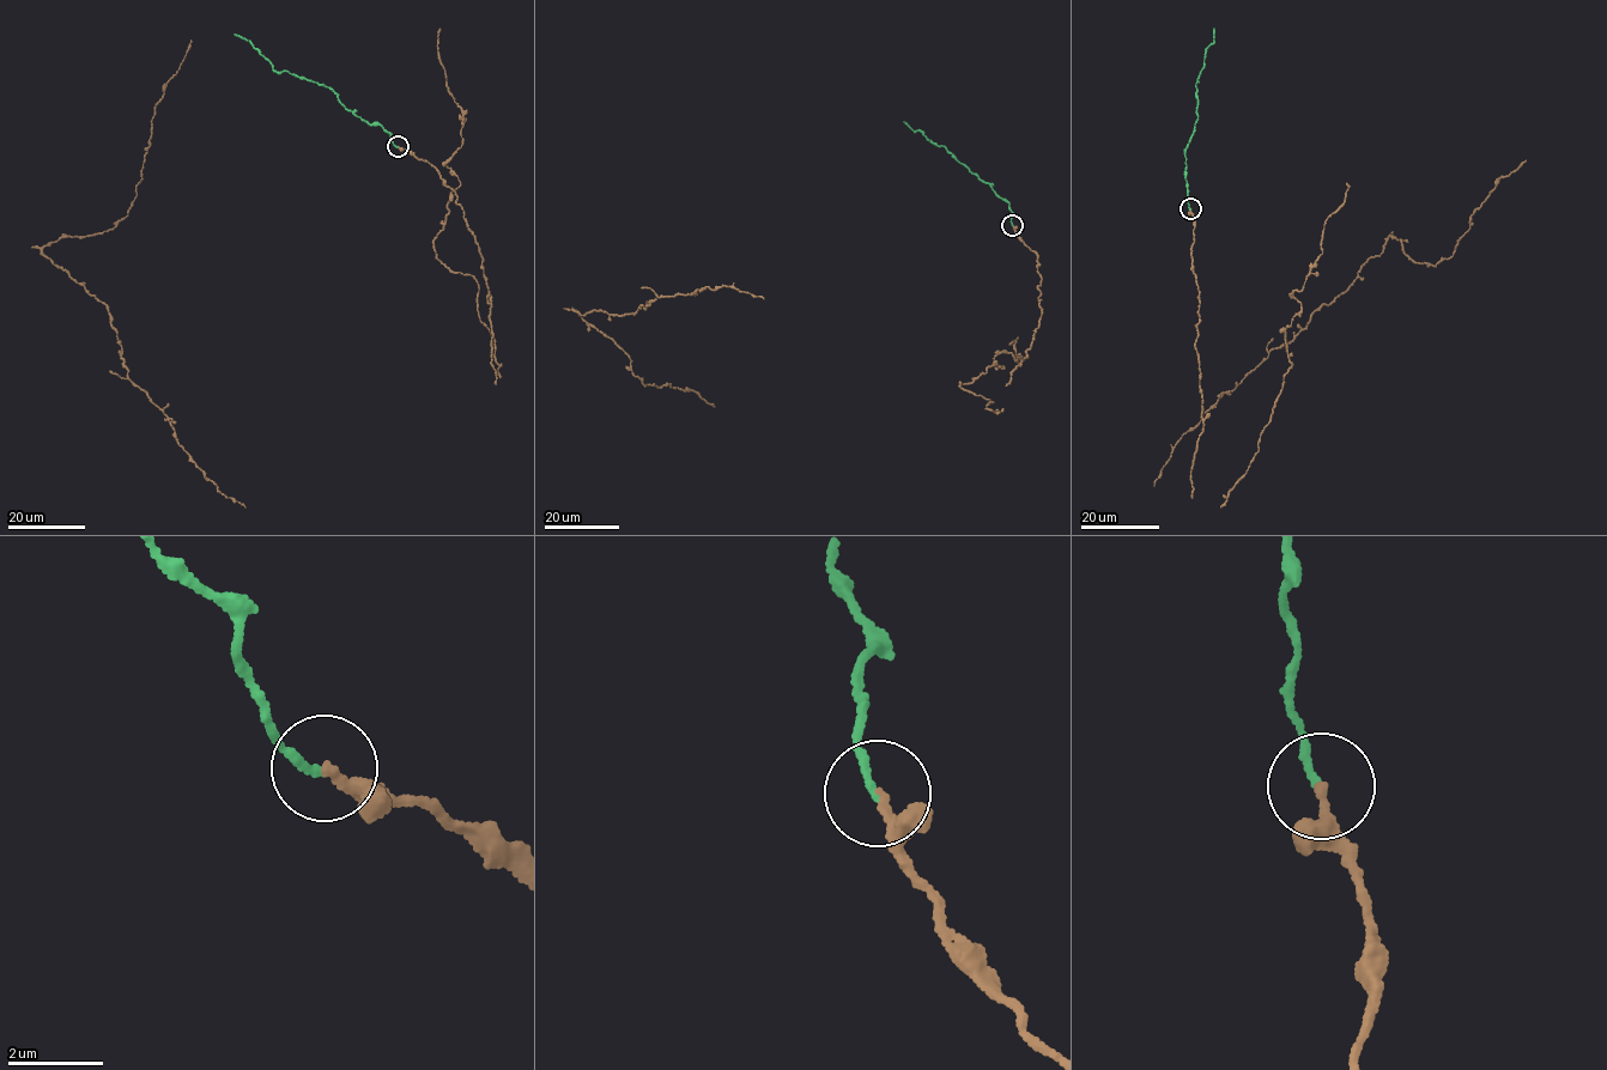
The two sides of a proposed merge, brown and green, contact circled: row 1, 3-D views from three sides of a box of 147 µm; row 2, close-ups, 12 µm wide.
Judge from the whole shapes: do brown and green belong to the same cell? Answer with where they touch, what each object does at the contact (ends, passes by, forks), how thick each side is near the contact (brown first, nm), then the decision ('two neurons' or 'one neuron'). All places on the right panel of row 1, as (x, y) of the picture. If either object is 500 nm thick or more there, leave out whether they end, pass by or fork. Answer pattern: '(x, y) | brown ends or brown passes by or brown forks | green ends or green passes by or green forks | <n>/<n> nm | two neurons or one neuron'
(1190, 208) | brown ends | green ends | 240/160 nm | one neuron

